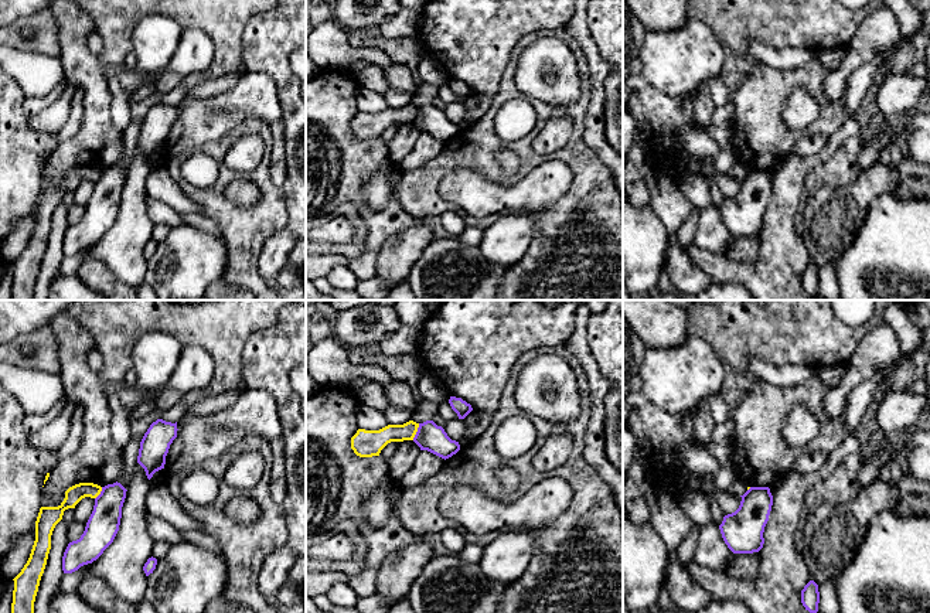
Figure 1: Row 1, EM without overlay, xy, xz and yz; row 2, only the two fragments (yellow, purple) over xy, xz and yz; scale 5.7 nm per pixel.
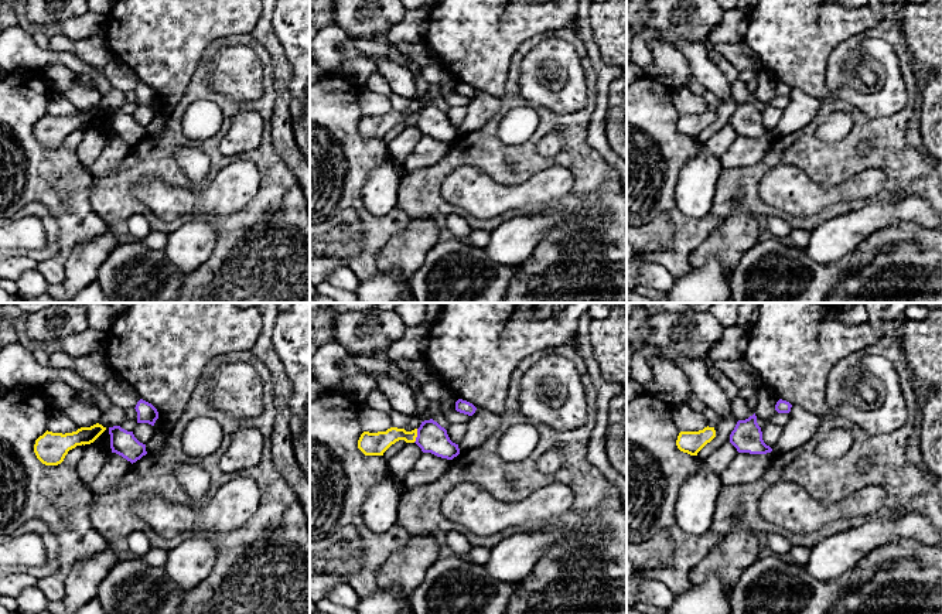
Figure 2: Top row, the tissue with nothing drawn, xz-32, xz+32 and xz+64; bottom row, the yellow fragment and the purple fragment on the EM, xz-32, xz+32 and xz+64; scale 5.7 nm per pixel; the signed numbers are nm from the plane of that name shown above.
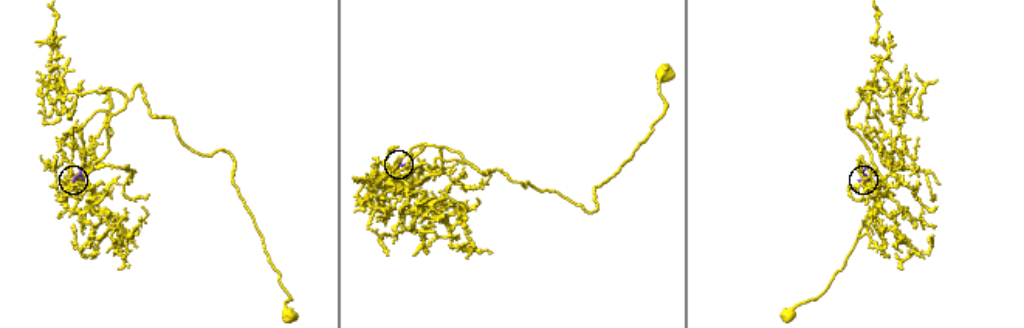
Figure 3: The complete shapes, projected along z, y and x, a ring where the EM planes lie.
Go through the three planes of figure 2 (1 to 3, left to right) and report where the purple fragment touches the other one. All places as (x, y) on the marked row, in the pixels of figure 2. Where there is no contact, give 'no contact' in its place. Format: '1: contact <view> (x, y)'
1: no contact
2: contact xz+32 (416, 436)
3: no contact

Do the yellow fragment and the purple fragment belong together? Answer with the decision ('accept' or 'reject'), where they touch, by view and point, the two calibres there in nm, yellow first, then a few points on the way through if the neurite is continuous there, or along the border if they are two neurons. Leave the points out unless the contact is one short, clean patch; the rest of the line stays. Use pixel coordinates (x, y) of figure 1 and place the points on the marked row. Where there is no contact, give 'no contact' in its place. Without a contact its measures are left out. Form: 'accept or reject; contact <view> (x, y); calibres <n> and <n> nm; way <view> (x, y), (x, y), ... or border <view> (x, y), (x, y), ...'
reject; contact xz (415, 432); calibres 140 and 160 nm; border xz (419, 424), (412, 439)

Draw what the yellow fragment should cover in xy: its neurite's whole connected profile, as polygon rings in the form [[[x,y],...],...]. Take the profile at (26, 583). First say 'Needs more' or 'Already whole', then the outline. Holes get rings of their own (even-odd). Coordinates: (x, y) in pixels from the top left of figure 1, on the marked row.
Already whole. [[[79,483],[65,491],[58,507],[41,507],[35,521],[35,541],[30,558],[21,572],[13,579],[11,613],[34,613],[34,602],[51,549],[51,535],[62,520],[64,511],[75,508],[85,497],[96,498],[102,487],[93,483]]]

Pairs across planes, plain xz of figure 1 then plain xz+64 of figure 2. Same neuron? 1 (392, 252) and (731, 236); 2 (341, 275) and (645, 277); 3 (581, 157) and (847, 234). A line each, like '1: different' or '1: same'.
1: same
2: same
3: different

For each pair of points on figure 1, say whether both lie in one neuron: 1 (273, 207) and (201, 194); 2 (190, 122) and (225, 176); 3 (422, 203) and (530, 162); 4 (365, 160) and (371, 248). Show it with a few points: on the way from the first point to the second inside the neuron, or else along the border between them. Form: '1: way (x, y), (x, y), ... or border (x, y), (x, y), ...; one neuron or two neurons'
1: way (255, 215), (227, 215), (220, 208); one neuron
2: border (235, 128), (204, 149); two neurons
3: way (436, 172), (460, 152), (477, 146), (500, 146); one neuron
4: way (357, 181), (357, 197), (374, 220), (374, 227); one neuron

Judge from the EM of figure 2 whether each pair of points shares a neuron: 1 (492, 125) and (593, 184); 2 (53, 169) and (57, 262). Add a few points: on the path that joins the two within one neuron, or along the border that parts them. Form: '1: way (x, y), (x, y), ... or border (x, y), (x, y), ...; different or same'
1: way (505, 153), (514, 161), (565, 160); same
2: way (55, 191), (55, 203), (67, 214), (67, 239); same

